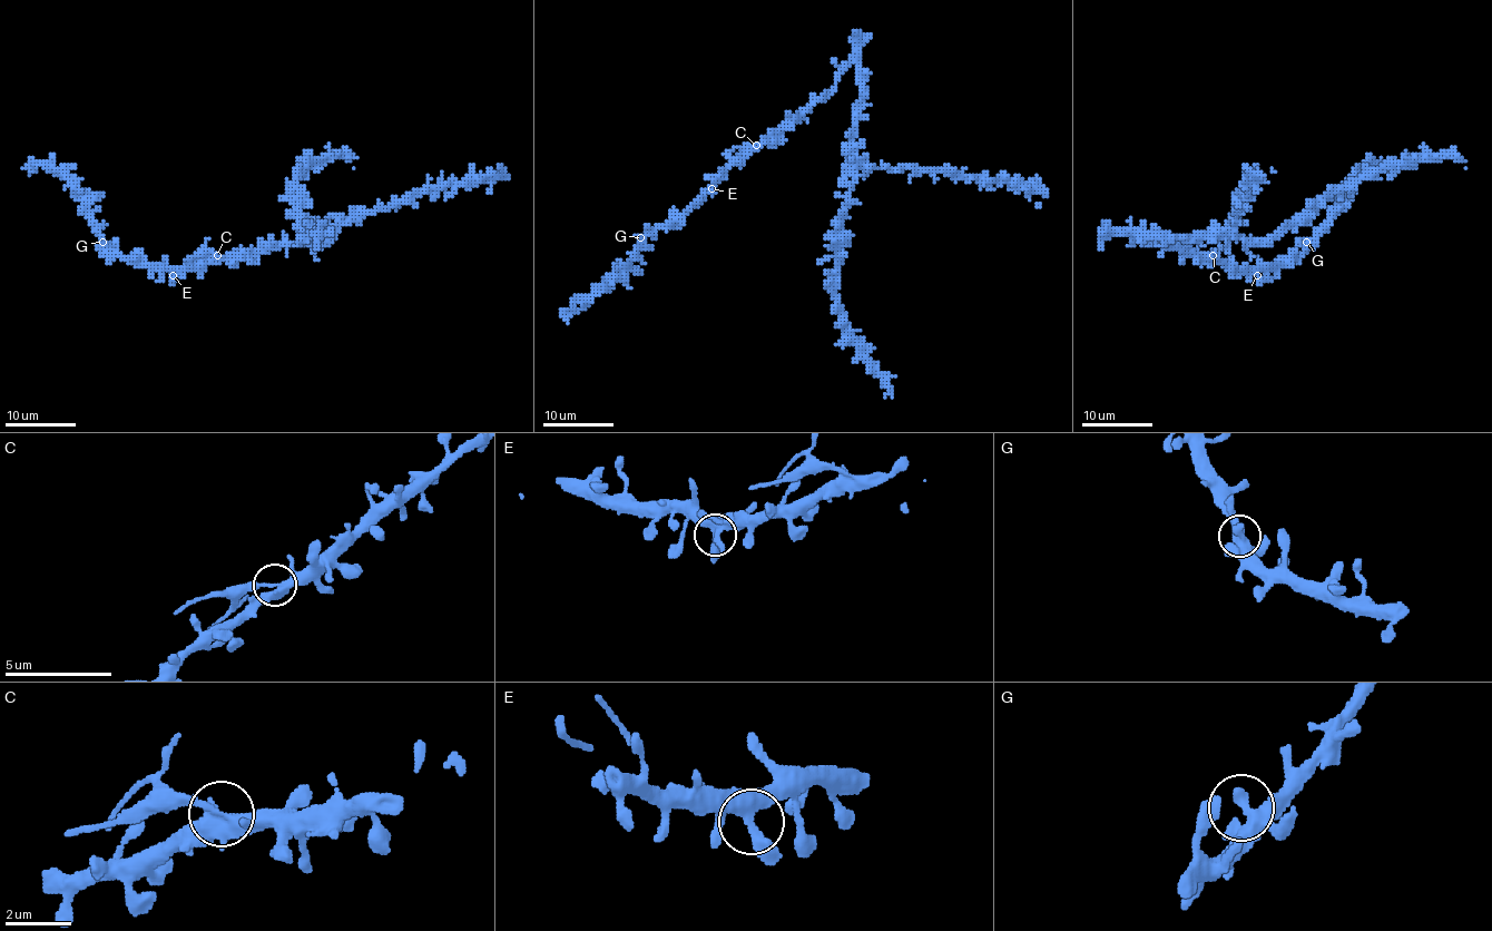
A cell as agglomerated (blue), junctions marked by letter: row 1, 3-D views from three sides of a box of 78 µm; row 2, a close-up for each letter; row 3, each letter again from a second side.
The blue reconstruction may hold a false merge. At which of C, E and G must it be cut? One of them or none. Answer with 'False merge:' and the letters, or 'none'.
False merge: C

